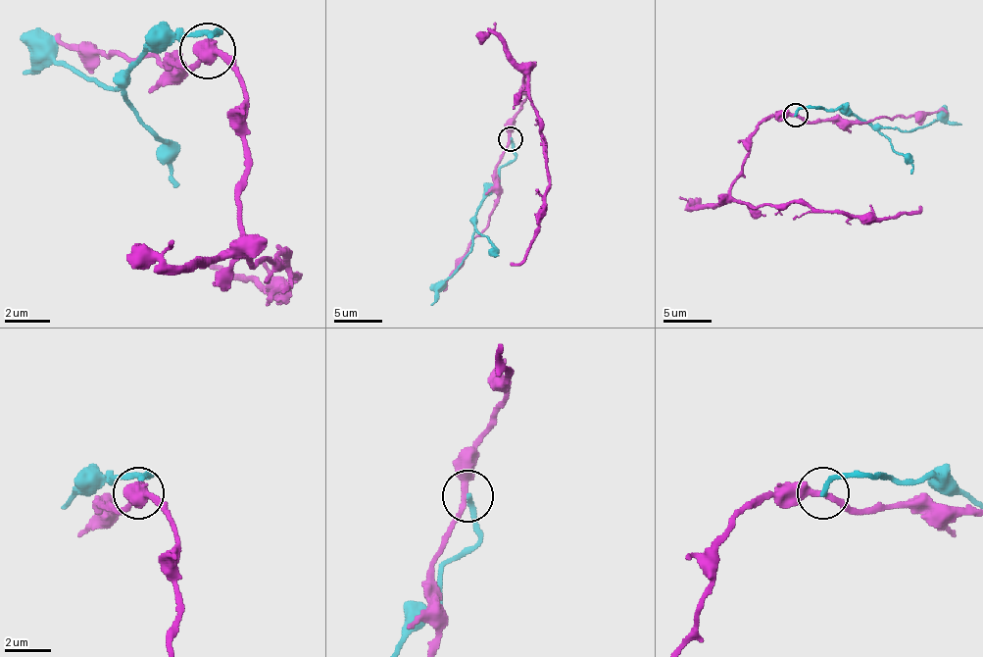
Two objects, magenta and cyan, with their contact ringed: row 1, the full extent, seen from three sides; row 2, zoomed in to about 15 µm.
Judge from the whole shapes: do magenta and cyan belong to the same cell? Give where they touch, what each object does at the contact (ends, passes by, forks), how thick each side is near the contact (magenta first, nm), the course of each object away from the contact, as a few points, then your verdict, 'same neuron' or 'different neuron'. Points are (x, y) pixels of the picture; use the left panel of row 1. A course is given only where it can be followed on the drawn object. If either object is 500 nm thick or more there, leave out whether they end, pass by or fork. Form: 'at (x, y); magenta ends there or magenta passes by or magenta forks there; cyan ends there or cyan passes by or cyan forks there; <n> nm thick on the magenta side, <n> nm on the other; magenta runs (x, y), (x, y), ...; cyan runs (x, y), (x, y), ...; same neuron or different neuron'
at (208, 50); magenta passes by; cyan ends there; 280 nm thick on the magenta side, 220 nm on the other; magenta runs (209, 49), (236, 76), (248, 261), (281, 256), (298, 277), (275, 289), (231, 277), (209, 261); cyan runs (209, 49), (220, 31), (164, 37), (114, 88), (64, 66), (24, 71); different neuron

